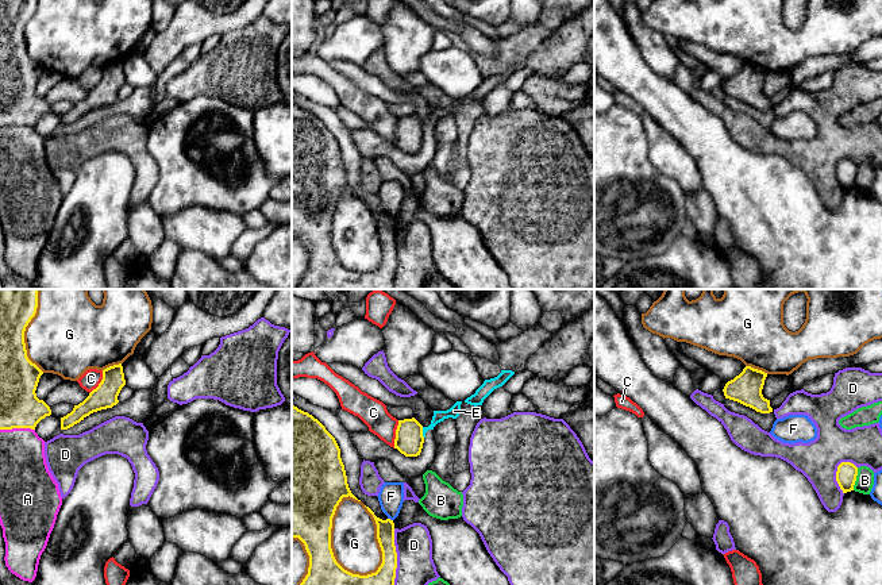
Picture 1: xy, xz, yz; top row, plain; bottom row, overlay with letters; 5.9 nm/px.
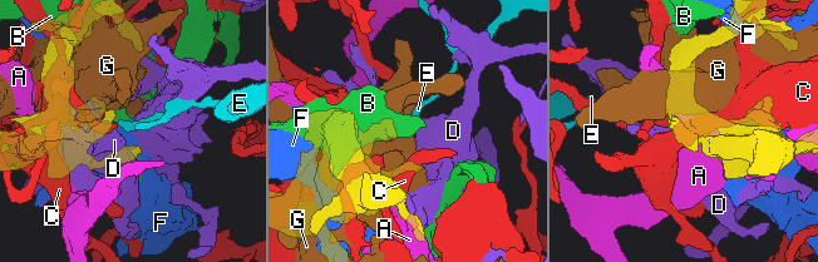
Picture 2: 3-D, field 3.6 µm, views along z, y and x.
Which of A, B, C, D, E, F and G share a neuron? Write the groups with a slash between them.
A / B / C / D / E / F / G

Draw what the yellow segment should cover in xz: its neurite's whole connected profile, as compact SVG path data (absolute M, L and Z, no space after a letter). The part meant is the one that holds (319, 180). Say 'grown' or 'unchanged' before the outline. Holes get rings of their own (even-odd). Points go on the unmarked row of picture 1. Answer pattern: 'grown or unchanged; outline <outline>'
unchanged; outline M292 103L292 236L299 235L309 253L308 272L300 281L297 289L393 289L397 266L393 218L382 218L366 204L375 218L377 236L382 249L382 261L375 270L367 273L353 272L344 268L334 254L331 246L332 215L342 196L348 193L358 197L348 185L340 146L335 135L312 112Z

